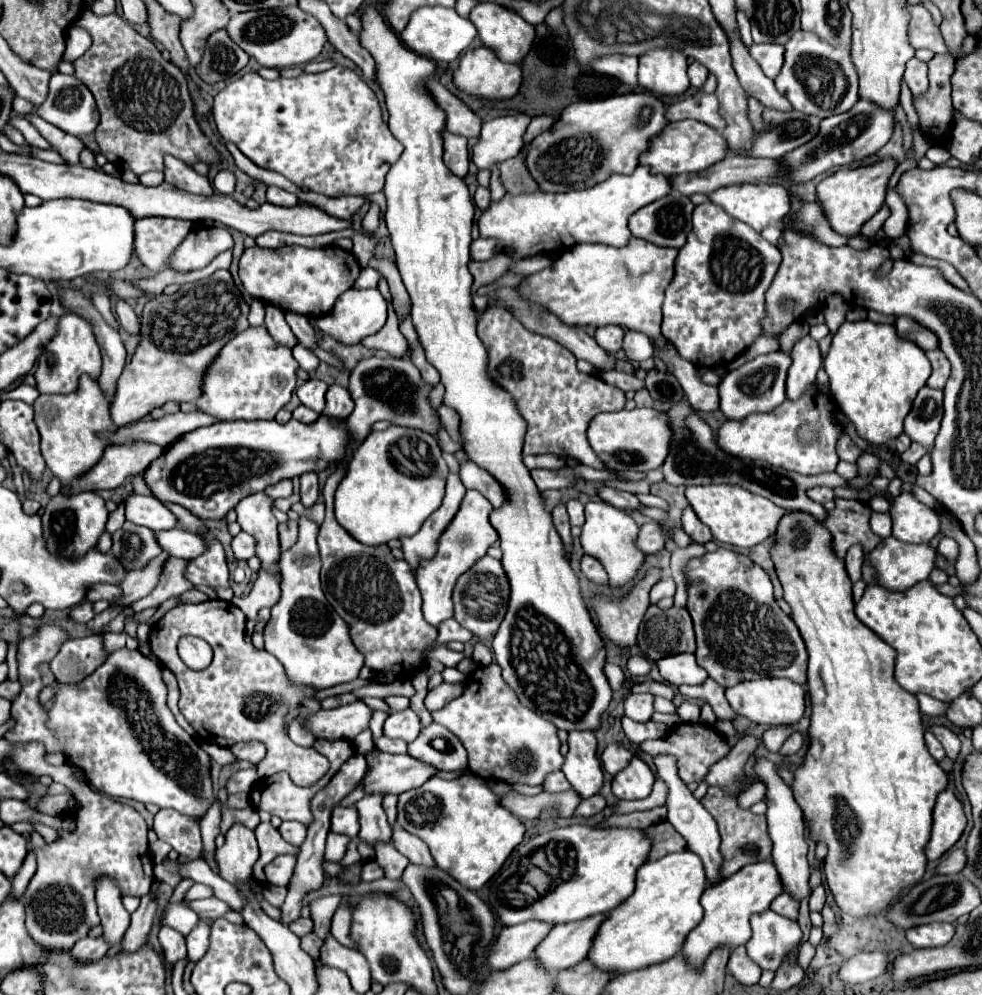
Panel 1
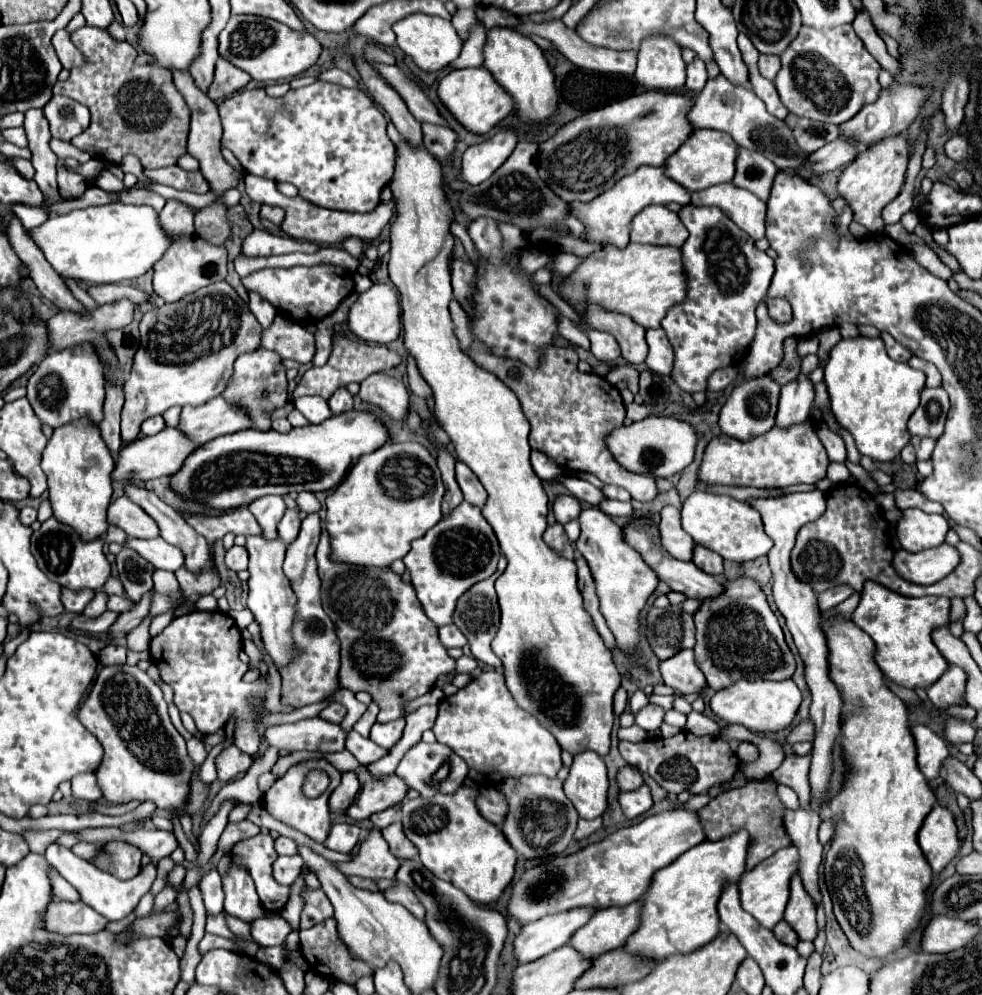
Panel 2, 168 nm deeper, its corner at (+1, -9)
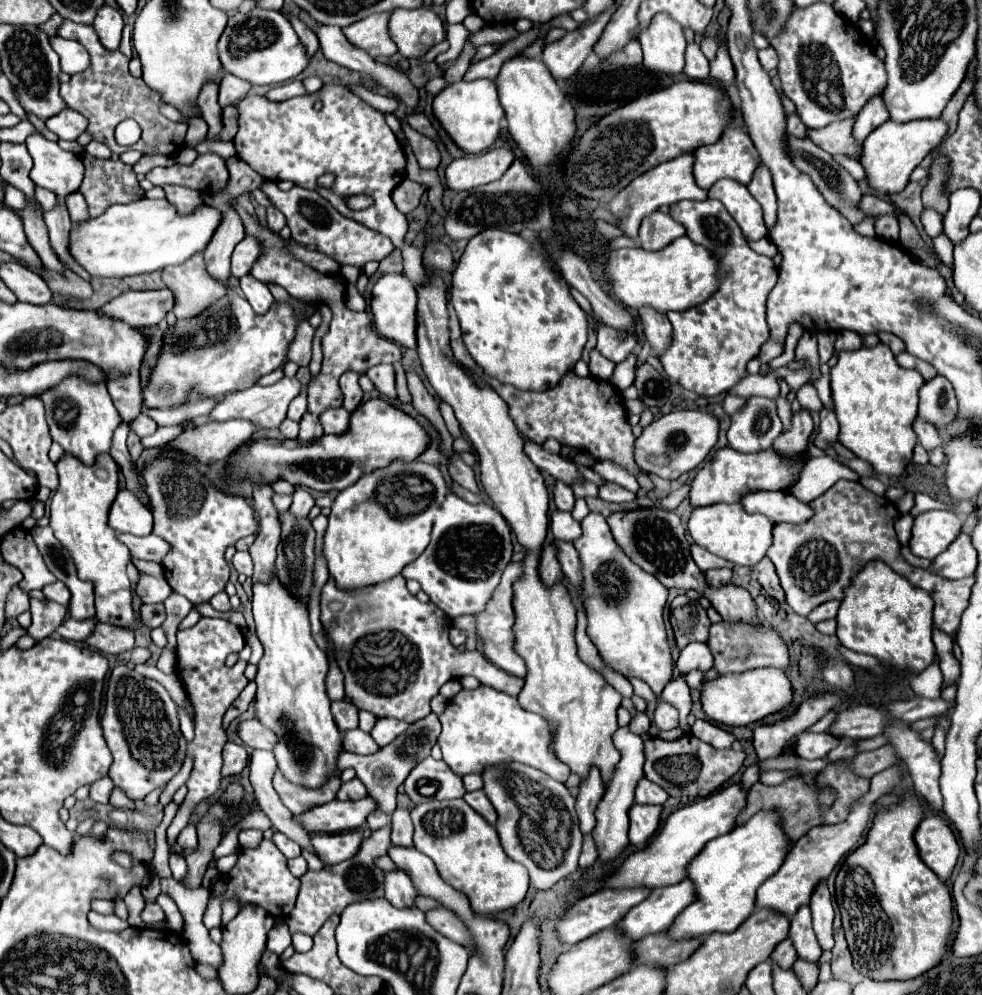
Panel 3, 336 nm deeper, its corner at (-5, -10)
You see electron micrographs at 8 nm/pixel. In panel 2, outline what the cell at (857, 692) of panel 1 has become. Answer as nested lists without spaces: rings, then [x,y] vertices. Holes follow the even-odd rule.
[[[838,617],[838,619],[832,619],[832,621],[824,621],[824,631],[828,635],[828,647],[830,647],[830,675],[836,683],[836,687],[840,689],[842,693],[842,699],[844,699],[844,715],[846,715],[846,721],[842,725],[842,747],[844,747],[844,757],[846,757],[846,763],[850,765],[850,773],[846,777],[846,783],[844,783],[844,789],[836,795],[836,799],[832,799],[824,809],[822,809],[822,819],[838,819],[836,823],[836,837],[834,841],[830,843],[830,851],[826,853],[826,863],[824,863],[824,877],[826,877],[826,887],[828,887],[828,893],[832,897],[832,903],[834,903],[834,915],[842,927],[842,931],[846,933],[850,945],[864,957],[878,957],[878,959],[884,959],[900,949],[904,949],[908,945],[908,939],[912,937],[912,933],[920,927],[922,923],[922,917],[926,913],[926,907],[928,907],[928,889],[932,885],[932,869],[928,865],[928,861],[924,859],[922,855],[922,849],[918,845],[918,827],[922,825],[924,817],[930,813],[932,805],[936,803],[936,797],[932,793],[932,789],[928,787],[924,775],[920,773],[920,769],[916,767],[916,747],[914,747],[914,739],[908,731],[908,715],[906,715],[906,705],[902,699],[898,699],[886,685],[884,685],[884,675],[882,671],[876,667],[876,661],[874,661],[874,643],[870,639],[870,635],[866,635],[862,629],[858,629],[850,619],[844,619],[844,617]]]

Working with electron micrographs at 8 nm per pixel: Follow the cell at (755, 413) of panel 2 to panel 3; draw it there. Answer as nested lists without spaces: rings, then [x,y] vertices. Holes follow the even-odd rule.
[[[750,396],[750,398],[746,398],[744,408],[730,416],[728,444],[738,452],[760,452],[760,450],[772,448],[772,444],[780,432],[782,432],[782,420],[776,412],[776,402],[770,398],[764,398],[764,396]]]

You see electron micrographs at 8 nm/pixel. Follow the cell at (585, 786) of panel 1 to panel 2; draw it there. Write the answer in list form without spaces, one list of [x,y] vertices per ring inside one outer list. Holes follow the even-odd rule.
[[[584,751],[574,757],[570,775],[564,781],[564,793],[576,807],[582,819],[596,819],[606,809],[608,777],[602,757],[594,751]]]

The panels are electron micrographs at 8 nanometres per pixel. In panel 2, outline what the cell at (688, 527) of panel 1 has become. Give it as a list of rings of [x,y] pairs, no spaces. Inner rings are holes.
[[[696,545],[694,549],[694,565],[702,571],[706,571],[708,575],[714,575],[716,579],[720,579],[724,575],[724,569],[722,569],[722,557],[716,555],[714,551],[710,549],[704,549],[702,545]]]

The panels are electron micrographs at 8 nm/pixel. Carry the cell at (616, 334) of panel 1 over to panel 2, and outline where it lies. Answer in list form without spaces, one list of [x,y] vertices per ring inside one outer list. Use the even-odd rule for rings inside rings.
[[[588,331],[588,339],[592,343],[592,355],[598,361],[612,363],[620,357],[620,345],[614,339],[614,335],[604,333],[604,331]]]

